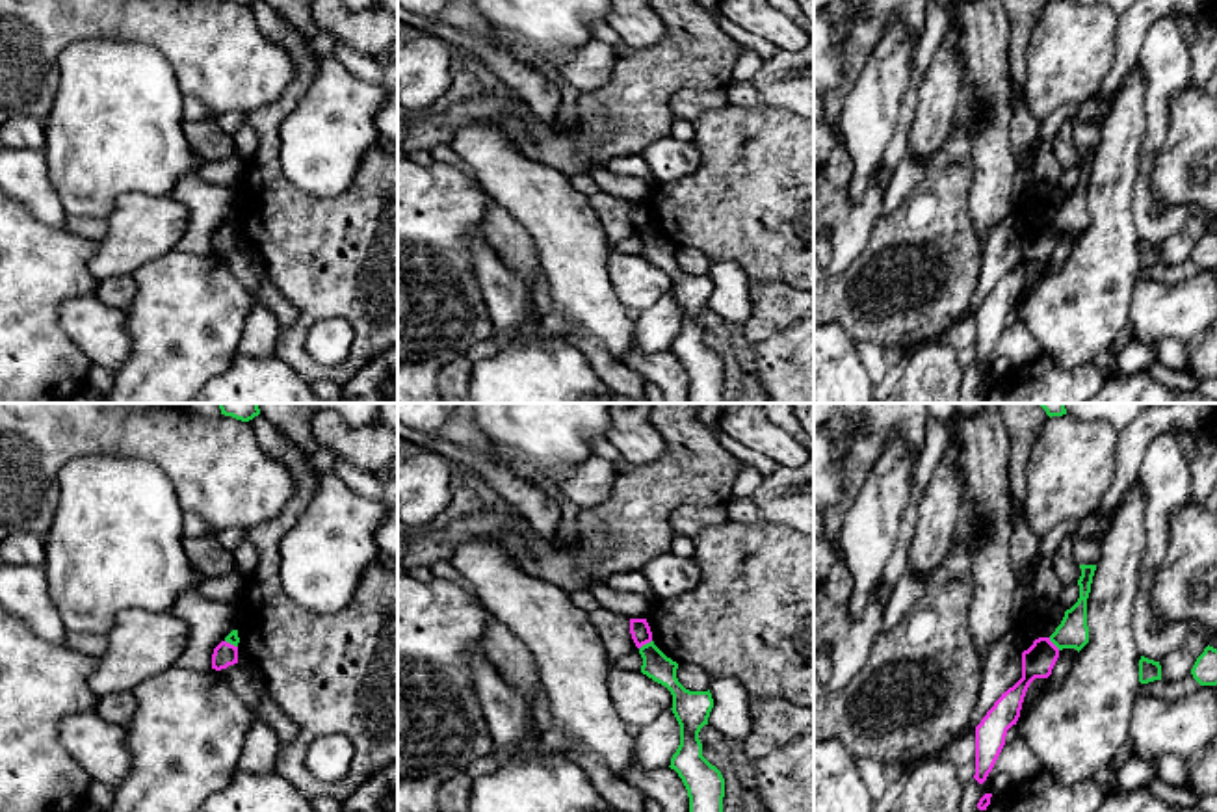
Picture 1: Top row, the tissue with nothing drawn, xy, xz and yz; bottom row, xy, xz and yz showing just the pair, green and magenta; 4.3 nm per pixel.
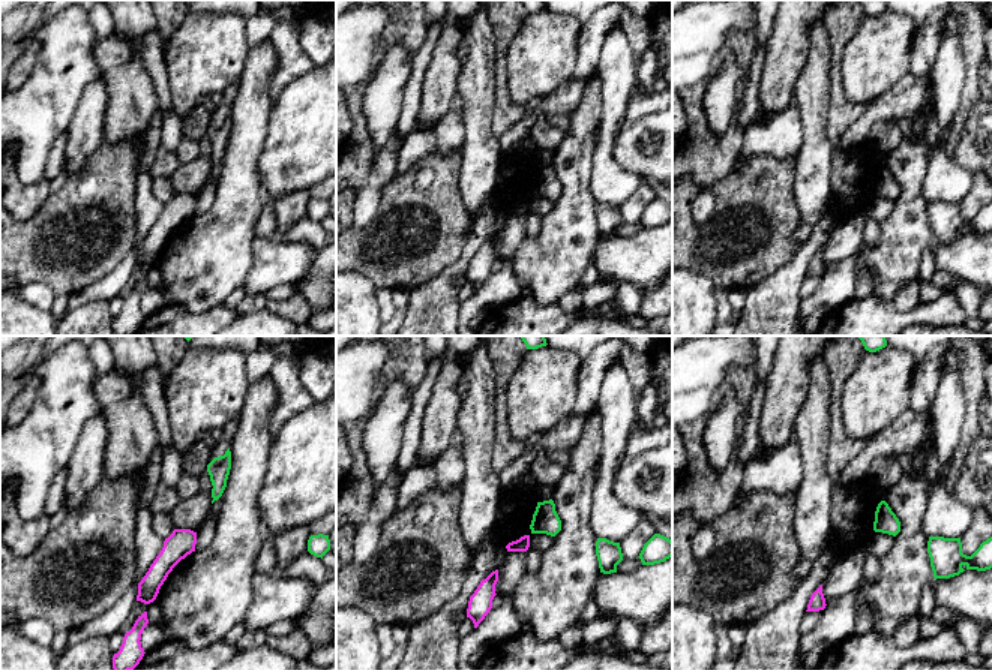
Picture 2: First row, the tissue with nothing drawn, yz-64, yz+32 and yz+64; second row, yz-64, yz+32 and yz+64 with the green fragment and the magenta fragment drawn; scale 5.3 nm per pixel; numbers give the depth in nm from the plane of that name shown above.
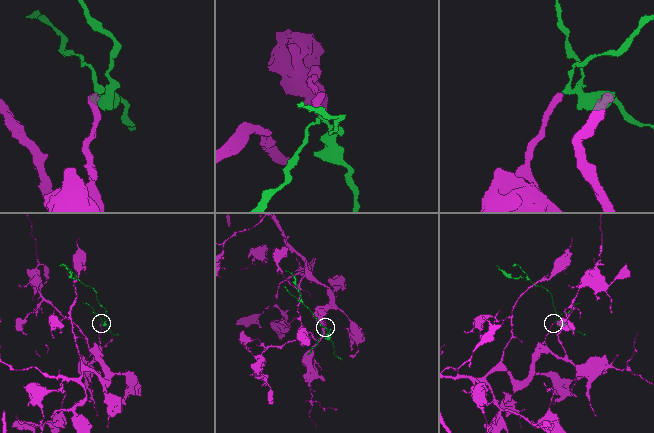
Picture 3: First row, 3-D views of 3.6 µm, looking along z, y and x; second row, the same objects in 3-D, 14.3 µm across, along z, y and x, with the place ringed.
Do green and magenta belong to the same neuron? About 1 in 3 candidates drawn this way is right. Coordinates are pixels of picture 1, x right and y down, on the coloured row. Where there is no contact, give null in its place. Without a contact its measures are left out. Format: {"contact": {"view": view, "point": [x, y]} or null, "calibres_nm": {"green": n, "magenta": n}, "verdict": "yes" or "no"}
{"contact": {"view": "xz", "point": [647, 643]}, "calibres_nm": {"green": 120, "magenta": 90}, "verdict": "no"}

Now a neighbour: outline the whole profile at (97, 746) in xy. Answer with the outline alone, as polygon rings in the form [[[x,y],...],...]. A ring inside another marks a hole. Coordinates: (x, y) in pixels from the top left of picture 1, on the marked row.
[[[95,712],[63,717],[61,743],[93,782],[115,784],[130,771],[126,727],[111,725]]]

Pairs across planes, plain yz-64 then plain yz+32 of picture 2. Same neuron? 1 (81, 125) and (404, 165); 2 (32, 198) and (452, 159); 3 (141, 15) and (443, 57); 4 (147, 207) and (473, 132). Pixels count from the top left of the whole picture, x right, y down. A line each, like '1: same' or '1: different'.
1: different
2: different
3: different
4: different

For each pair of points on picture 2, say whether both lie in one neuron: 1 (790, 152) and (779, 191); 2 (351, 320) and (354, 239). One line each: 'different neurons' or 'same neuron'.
1: different neurons
2: different neurons

